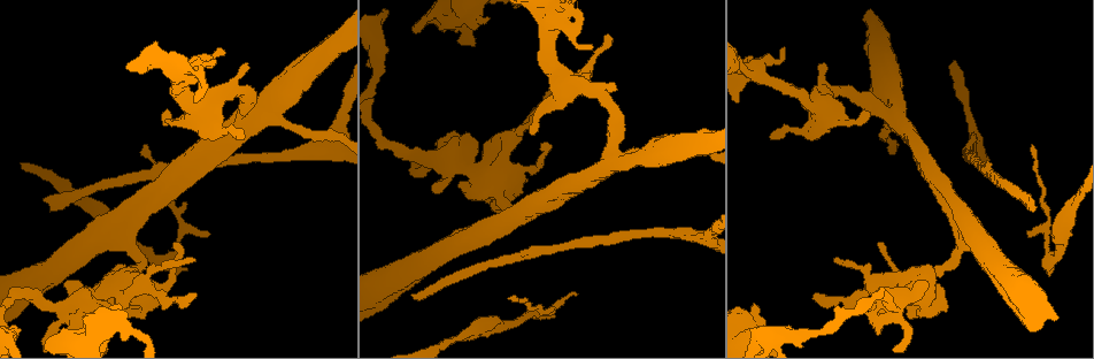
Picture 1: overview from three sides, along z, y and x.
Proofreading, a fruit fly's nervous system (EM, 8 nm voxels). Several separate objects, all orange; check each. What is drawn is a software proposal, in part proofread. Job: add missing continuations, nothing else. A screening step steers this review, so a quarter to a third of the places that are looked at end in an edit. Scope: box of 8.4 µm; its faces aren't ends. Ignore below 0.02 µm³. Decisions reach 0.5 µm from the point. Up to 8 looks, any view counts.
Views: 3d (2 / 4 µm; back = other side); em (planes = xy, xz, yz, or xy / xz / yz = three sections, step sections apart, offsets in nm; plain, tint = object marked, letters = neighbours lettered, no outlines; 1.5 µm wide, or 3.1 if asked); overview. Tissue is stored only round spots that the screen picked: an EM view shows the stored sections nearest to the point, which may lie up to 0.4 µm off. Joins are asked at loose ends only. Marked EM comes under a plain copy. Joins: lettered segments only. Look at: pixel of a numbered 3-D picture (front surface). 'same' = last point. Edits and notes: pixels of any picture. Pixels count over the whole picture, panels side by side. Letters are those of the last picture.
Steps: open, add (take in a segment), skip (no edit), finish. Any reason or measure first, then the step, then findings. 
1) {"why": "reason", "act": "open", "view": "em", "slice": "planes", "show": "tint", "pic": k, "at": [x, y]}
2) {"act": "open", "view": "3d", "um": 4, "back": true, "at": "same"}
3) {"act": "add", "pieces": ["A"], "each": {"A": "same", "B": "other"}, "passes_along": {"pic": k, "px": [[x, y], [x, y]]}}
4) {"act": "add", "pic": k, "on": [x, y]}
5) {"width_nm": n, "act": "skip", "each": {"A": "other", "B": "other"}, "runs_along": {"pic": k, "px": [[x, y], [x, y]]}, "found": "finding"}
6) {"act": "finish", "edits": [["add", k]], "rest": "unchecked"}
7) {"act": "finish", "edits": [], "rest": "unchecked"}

{"why": "an open end", "act": "open", "view": "em", "slice": "xz", "step": 4, "show": "letters", "pic": 1, "at": [186, 268]}

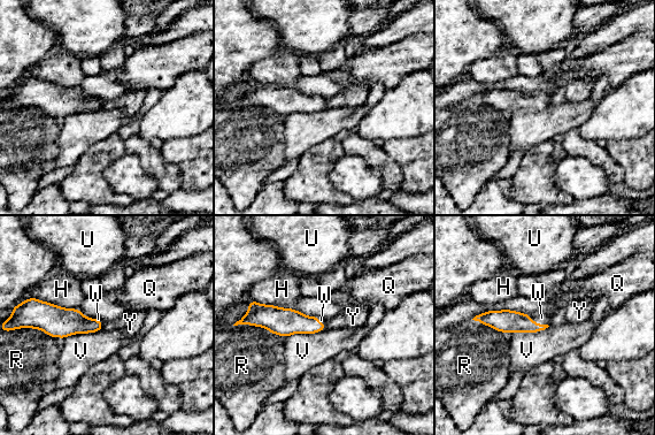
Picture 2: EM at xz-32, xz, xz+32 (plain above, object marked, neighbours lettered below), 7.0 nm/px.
{"act": "add", "pieces": ["W"], "each": {"H": "other", "Q": "other", "R": "other", "U": "other", "V": "other", "W": "same", "Y": "other"}, "passes_along": {"pic": 2, "px": [[507, 321], [537, 323], [541, 318]]}, "found": "the neuron continues"}

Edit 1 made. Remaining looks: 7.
{"why": "thin end", "act": "open", "view": "3d", "um": 4, "pic": 1, "at": [197, 295]}

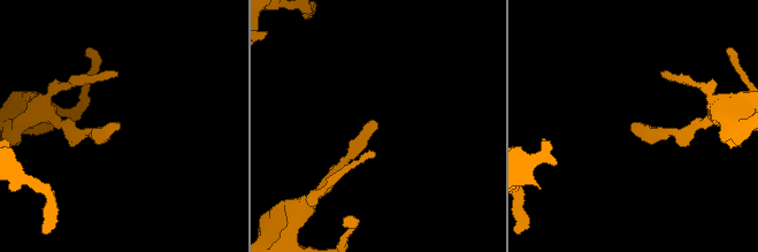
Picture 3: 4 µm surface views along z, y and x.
{"act": "open", "view": "em", "slice": "planes", "show": "letters", "pic": 3, "at": [377, 125]}

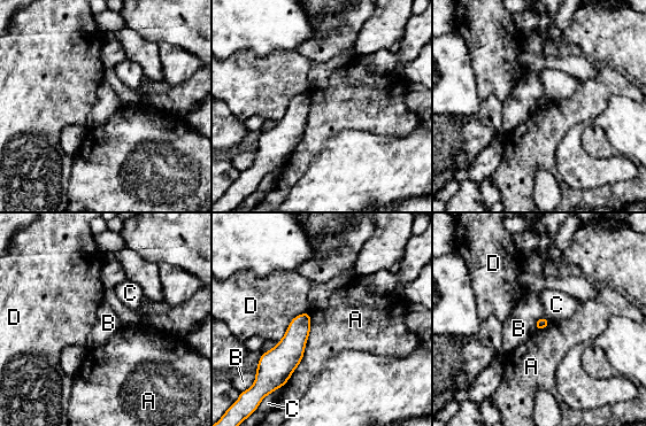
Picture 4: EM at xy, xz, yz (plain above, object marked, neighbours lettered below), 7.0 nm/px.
{"longest_contact_nm": ["A", 550], "act": "skip", "each": {"A": "other", "B": "other", "C": "other", "D": "other"}, "found": "none of them fits"}

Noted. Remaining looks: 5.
{"why": "an open end", "act": "open", "view": "em", "slice": "xy", "step": 4, "show": "tint", "pic": 1, "at": [412, 296]}

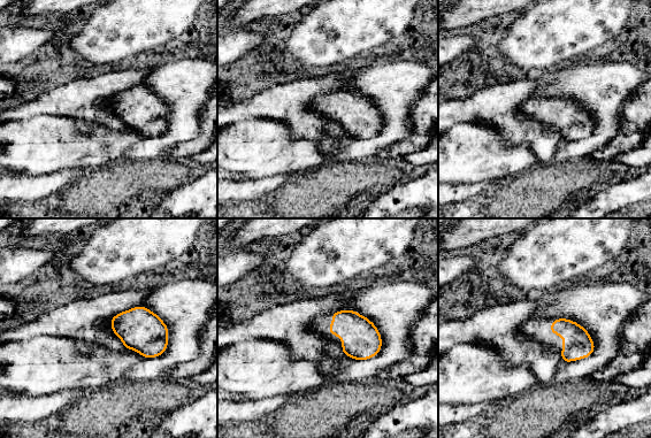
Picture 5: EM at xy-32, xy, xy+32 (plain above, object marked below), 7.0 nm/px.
{"act": "open", "view": "em", "slice": "xy", "step": 4, "show": "letters", "at": "same"}

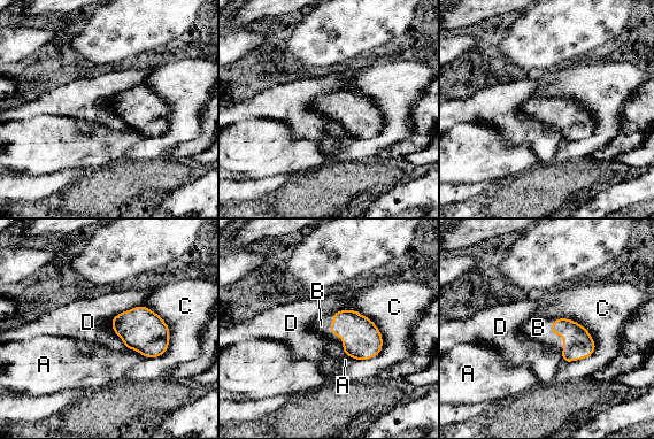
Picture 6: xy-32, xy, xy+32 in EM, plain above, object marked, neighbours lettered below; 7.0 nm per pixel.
{"longest_contact_nm": ["C", 420], "act": "add", "pieces": ["B"], "each": {"A": "other", "B": "same", "C": "other", "D": "other"}, "passes_along": {"pic": 6, "px": [[578, 345], [559, 334], [538, 328]]}, "found": "it goes on there"}

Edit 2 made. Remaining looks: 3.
{"act": "finish", "edits": [["add", 2], ["add", 6]], "rest": "unchecked"}

